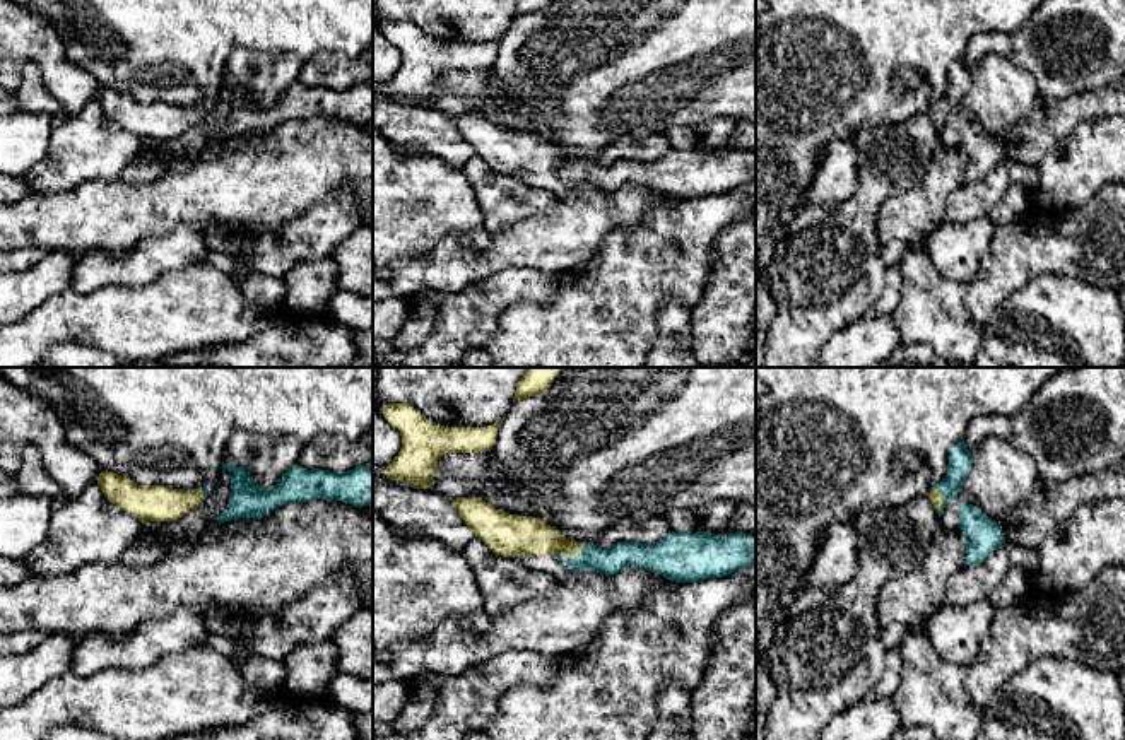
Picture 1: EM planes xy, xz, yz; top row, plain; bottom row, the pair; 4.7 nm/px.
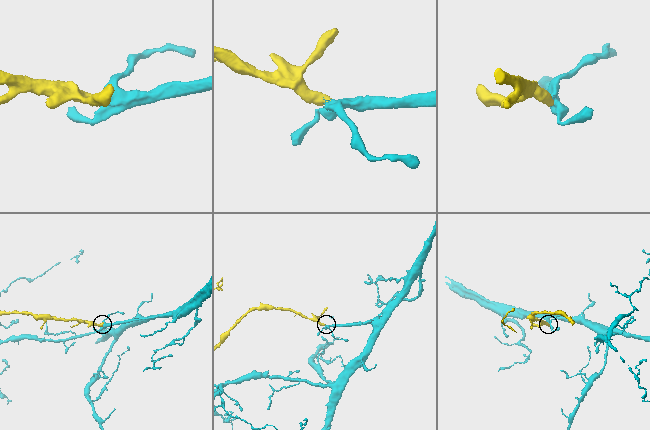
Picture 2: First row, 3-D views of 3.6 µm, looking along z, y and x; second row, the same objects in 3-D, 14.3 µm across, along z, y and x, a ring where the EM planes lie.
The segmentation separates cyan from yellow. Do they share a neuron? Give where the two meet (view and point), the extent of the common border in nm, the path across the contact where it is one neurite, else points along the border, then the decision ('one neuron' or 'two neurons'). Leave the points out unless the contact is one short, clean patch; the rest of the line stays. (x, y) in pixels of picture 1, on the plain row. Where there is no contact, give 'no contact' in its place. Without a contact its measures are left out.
meets cyan in xz at (571, 175); contact 160 nm long; runs through xz (609, 178), (571, 175), (558, 161), (524, 152); one neuron

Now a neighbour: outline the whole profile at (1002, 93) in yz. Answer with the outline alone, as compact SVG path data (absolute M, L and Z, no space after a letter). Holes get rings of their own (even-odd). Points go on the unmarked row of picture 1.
M1002 55L981 58L957 118L976 123L995 137L1033 113L1040 91L1036 79Z

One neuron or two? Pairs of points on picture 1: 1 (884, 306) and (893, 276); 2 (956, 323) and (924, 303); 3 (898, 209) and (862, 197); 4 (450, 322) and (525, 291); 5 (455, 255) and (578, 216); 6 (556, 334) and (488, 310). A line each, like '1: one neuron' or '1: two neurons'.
1: one neuron
2: one neuron
3: two neurons
4: one neuron
5: one neuron
6: two neurons

